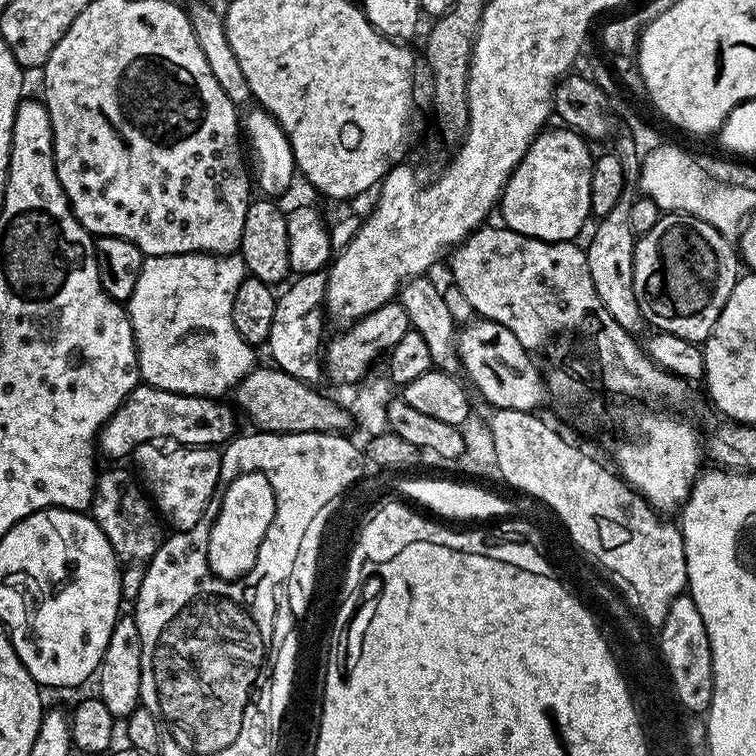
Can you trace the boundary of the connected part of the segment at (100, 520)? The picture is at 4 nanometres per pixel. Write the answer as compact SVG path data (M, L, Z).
M120 466L115 468L118 469L103 471L97 477L90 514L121 561L146 562L160 548L164 536L160 532L162 522L135 477L132 478Z

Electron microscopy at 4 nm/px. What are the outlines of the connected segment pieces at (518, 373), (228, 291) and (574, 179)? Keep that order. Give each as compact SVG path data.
M476 318L463 325L456 337L456 353L460 355L460 367L463 375L468 375L467 383L480 391L480 396L493 409L513 408L523 412L532 412L546 395L546 384L542 372L536 369L533 357L527 348L502 326L493 320Z
M203 252L177 256L149 256L138 274L134 294L126 302L126 311L136 339L136 357L140 379L162 390L187 396L223 397L257 367L253 345L246 343L242 334L234 330L234 294L242 286L246 275L244 259L238 254L214 256Z
M567 126L545 127L538 133L534 142L526 150L522 162L510 174L506 182L504 192L498 201L498 216L502 219L503 227L514 230L523 236L538 238L553 244L554 242L569 242L577 239L576 235L584 228L584 223L592 216L590 206L590 178L592 177L592 165L594 152L591 152L589 141L585 140L578 132L572 131Z

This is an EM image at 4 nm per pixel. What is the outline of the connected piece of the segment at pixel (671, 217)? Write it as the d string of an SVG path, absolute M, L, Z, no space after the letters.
M683 212L661 215L660 220L637 239L636 249L632 251L634 294L638 298L641 316L649 325L653 324L651 327L655 331L678 334L678 338L686 338L695 344L708 339L738 279L738 256L733 245L731 248L728 244L731 244L729 237L714 230L714 226L697 216L686 216Z

